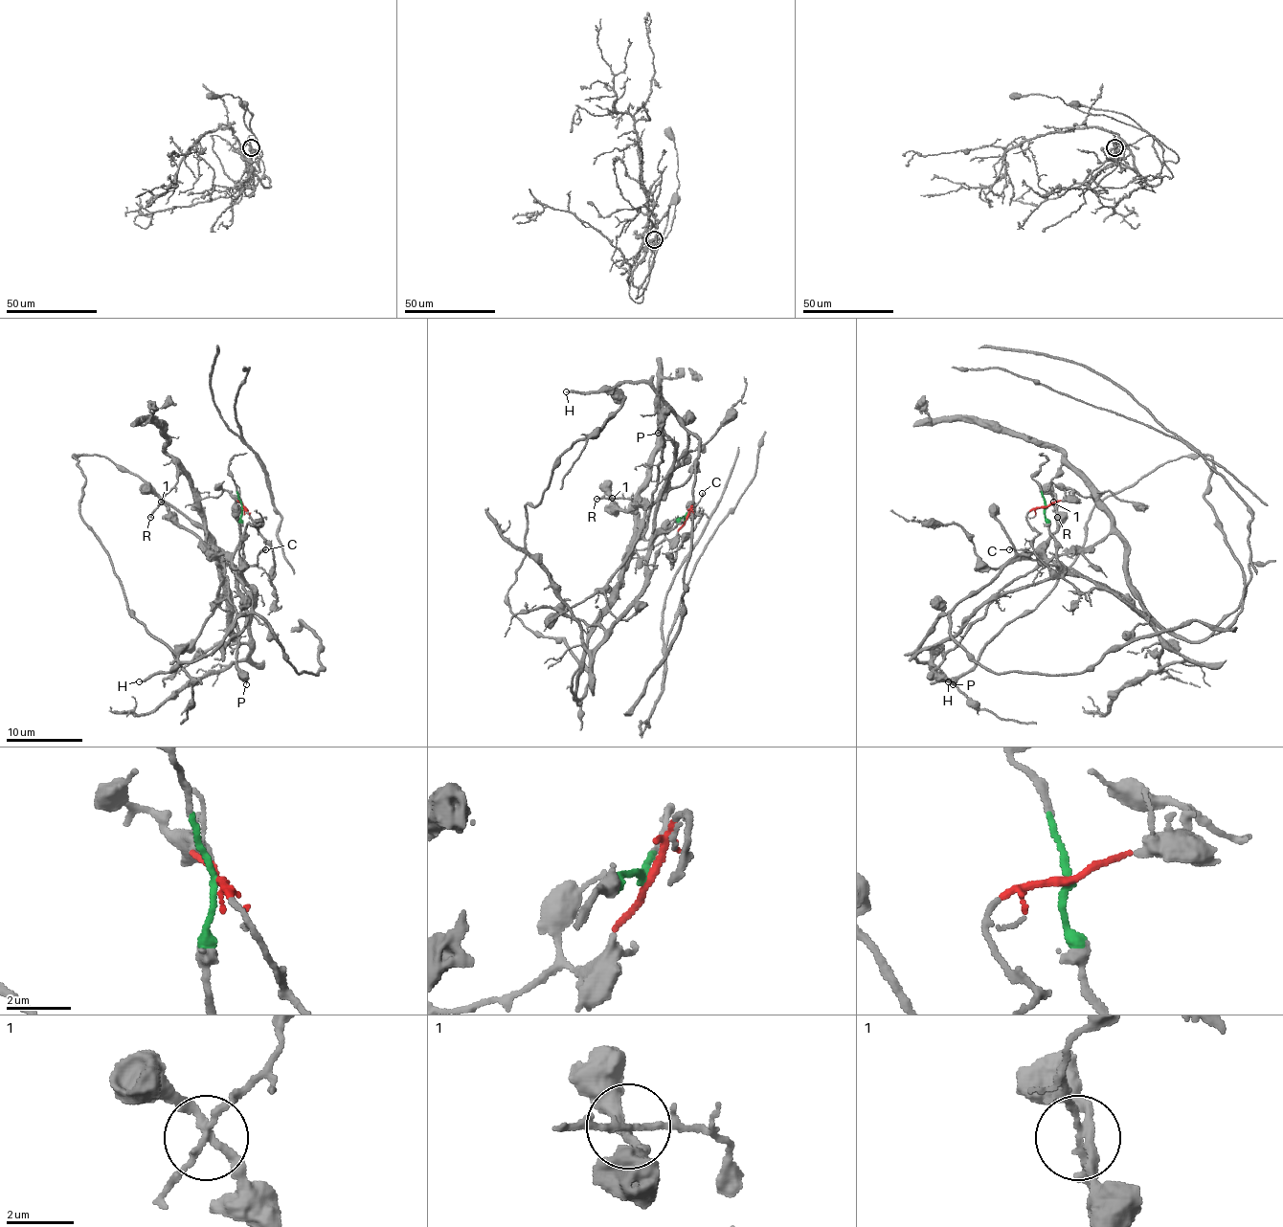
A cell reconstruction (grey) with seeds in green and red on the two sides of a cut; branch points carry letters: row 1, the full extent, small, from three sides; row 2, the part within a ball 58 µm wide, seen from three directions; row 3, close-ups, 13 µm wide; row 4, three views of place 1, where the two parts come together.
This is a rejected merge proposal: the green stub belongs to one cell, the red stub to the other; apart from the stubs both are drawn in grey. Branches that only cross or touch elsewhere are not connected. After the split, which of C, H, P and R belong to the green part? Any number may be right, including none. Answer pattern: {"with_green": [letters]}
{"with_green": ["C", "H"]}

